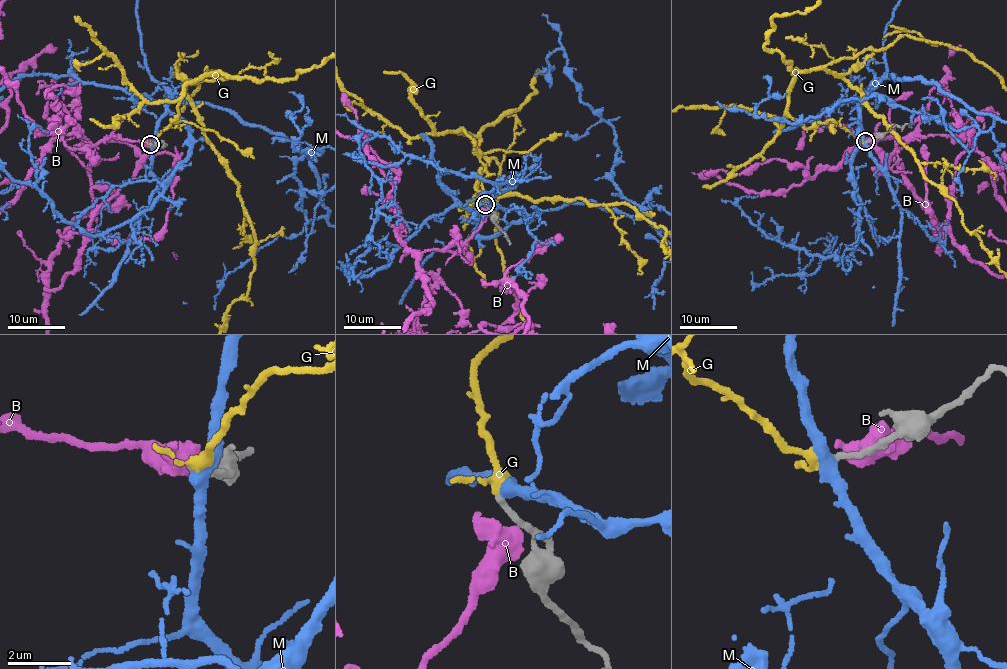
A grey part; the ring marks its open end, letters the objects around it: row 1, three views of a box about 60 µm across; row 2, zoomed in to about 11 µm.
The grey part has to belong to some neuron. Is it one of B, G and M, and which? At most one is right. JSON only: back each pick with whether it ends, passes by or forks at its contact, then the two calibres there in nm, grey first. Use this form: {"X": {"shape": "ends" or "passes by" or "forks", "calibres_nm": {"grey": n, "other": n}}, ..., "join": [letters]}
{"G": {"shape": "passes by", "calibres_nm": {"grey": 200, "other": 280}}, "join": ["G"]}

